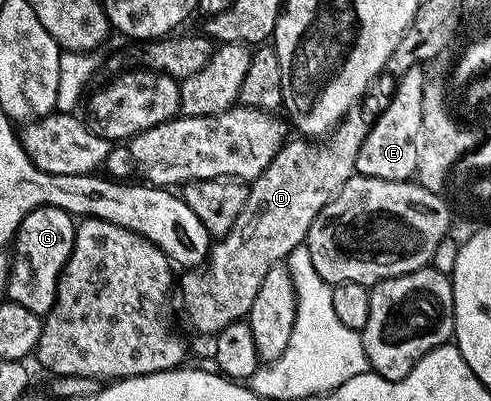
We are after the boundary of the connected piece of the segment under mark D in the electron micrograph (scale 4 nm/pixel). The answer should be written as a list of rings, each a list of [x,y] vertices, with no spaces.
[[[386,73],[376,76],[375,83],[368,88],[363,101],[343,117],[343,121],[327,135],[322,144],[312,144],[302,136],[292,137],[277,152],[277,156],[273,156],[269,165],[248,185],[245,208],[241,208],[241,216],[237,216],[233,228],[229,228],[225,237],[218,239],[212,245],[205,264],[188,269],[184,273],[187,275],[184,276],[183,283],[180,286],[178,283],[178,293],[179,290],[183,293],[183,306],[187,309],[187,322],[197,333],[214,336],[220,334],[229,324],[246,319],[248,312],[253,308],[253,299],[257,297],[257,291],[265,281],[265,275],[269,273],[269,268],[280,265],[295,248],[306,243],[309,228],[313,220],[317,220],[321,208],[325,208],[325,204],[329,204],[335,193],[350,178],[355,177],[357,152],[363,141],[367,139],[371,125],[376,122],[380,112],[387,107],[389,100],[393,100],[395,95],[395,82],[387,77]]]

